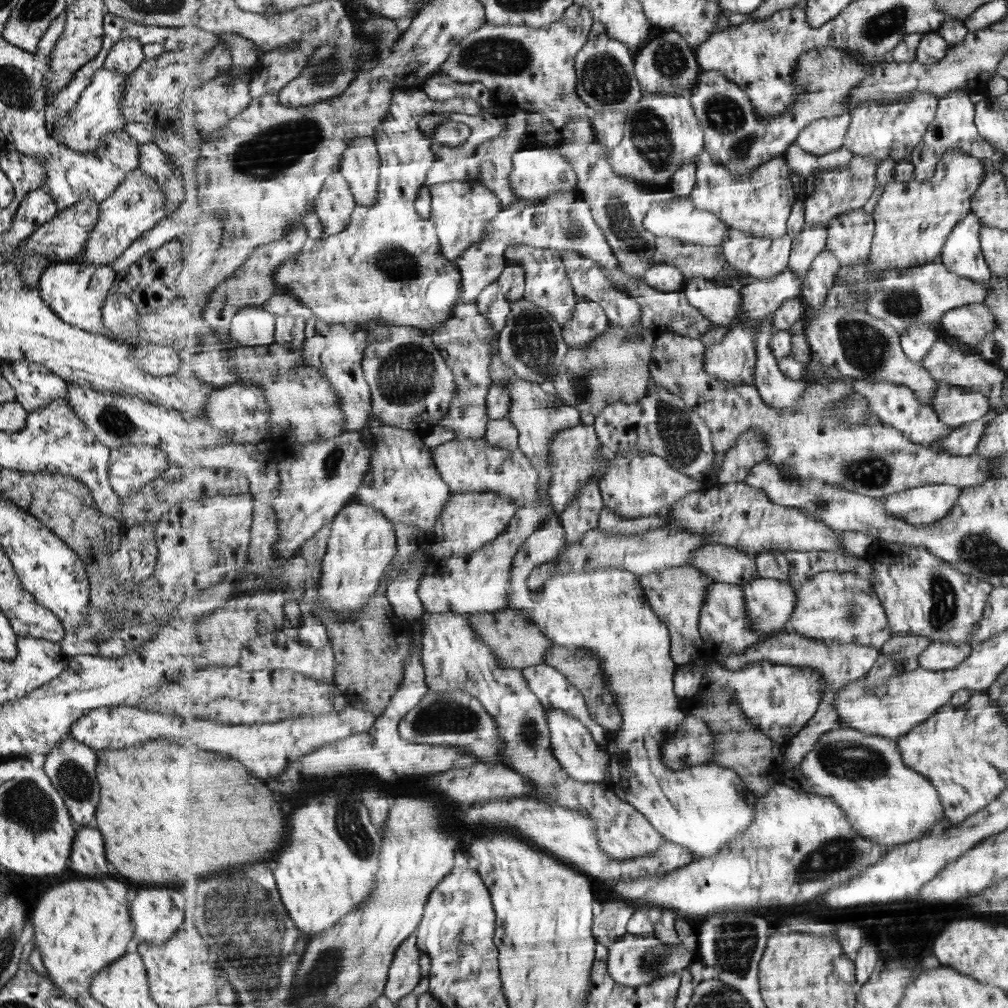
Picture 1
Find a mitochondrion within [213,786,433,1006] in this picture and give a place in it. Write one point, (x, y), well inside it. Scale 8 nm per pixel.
(327, 966)

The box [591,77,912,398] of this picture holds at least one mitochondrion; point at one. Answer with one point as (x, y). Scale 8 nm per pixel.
(724, 115)

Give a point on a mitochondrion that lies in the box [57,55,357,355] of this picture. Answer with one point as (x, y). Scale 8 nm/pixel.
(271, 151)

